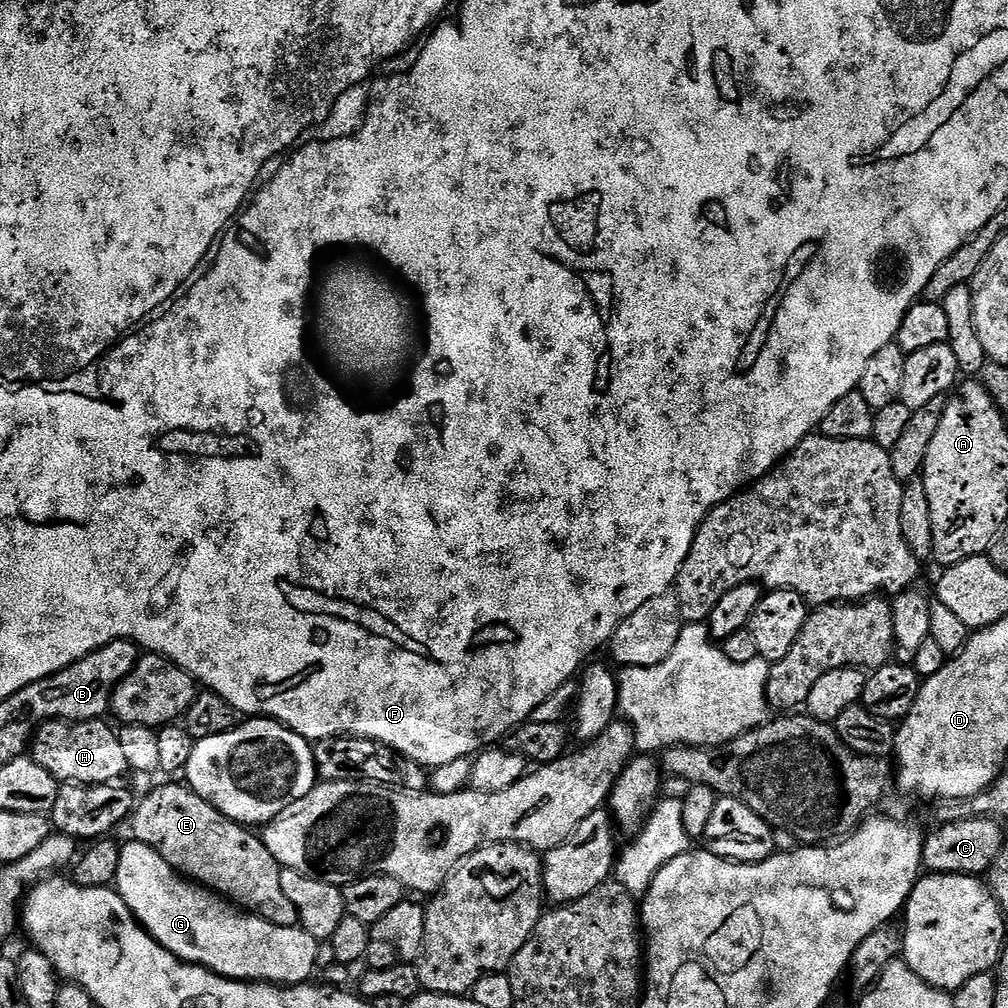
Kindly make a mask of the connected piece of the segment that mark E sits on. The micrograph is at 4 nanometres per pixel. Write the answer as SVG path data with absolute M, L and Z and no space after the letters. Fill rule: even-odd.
M164 784L153 792L148 792L144 797L139 797L138 803L132 809L130 825L132 824L131 839L138 844L145 844L153 848L181 876L197 883L209 892L224 897L230 904L237 908L262 918L274 926L294 928L299 925L298 910L282 894L282 878L280 877L280 863L266 850L263 839L256 836L251 827L234 822L226 818L206 798L199 796L193 788L180 784Z

